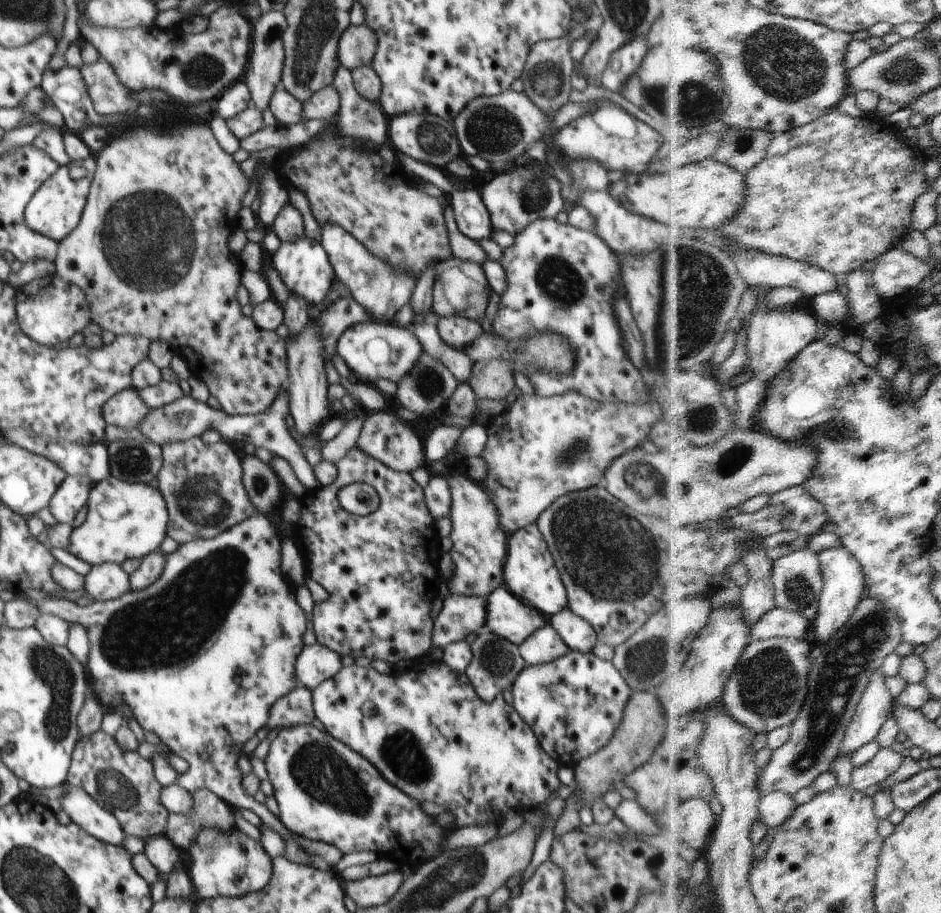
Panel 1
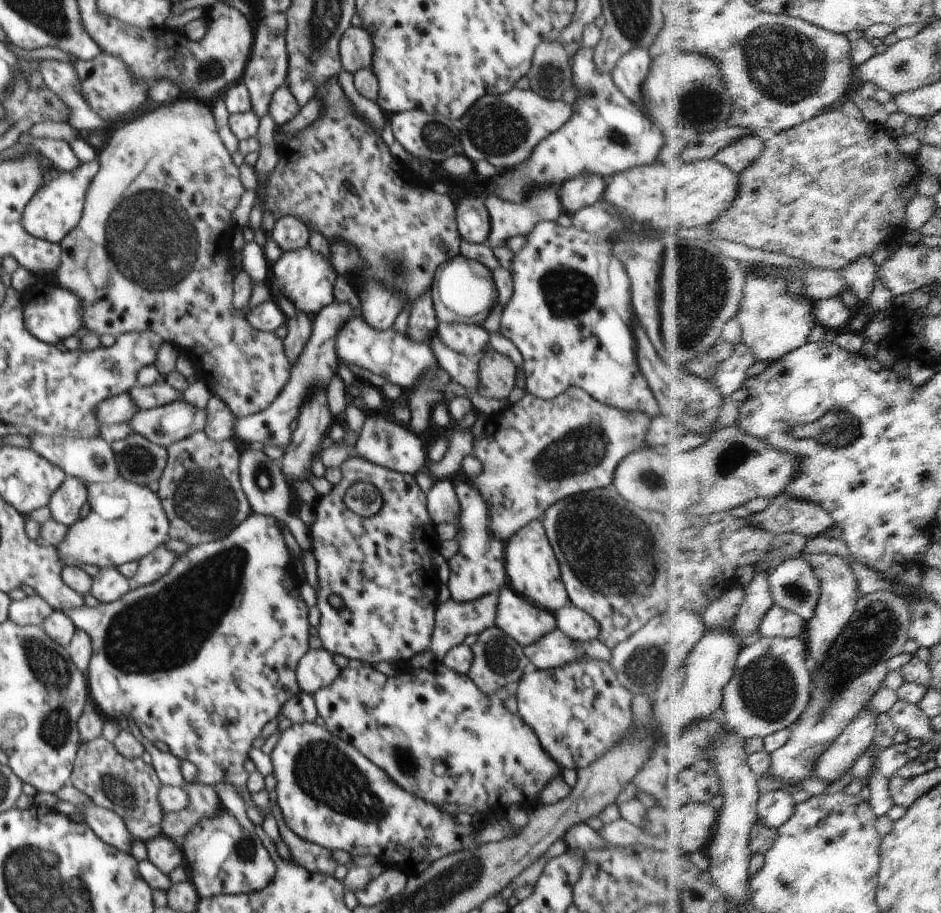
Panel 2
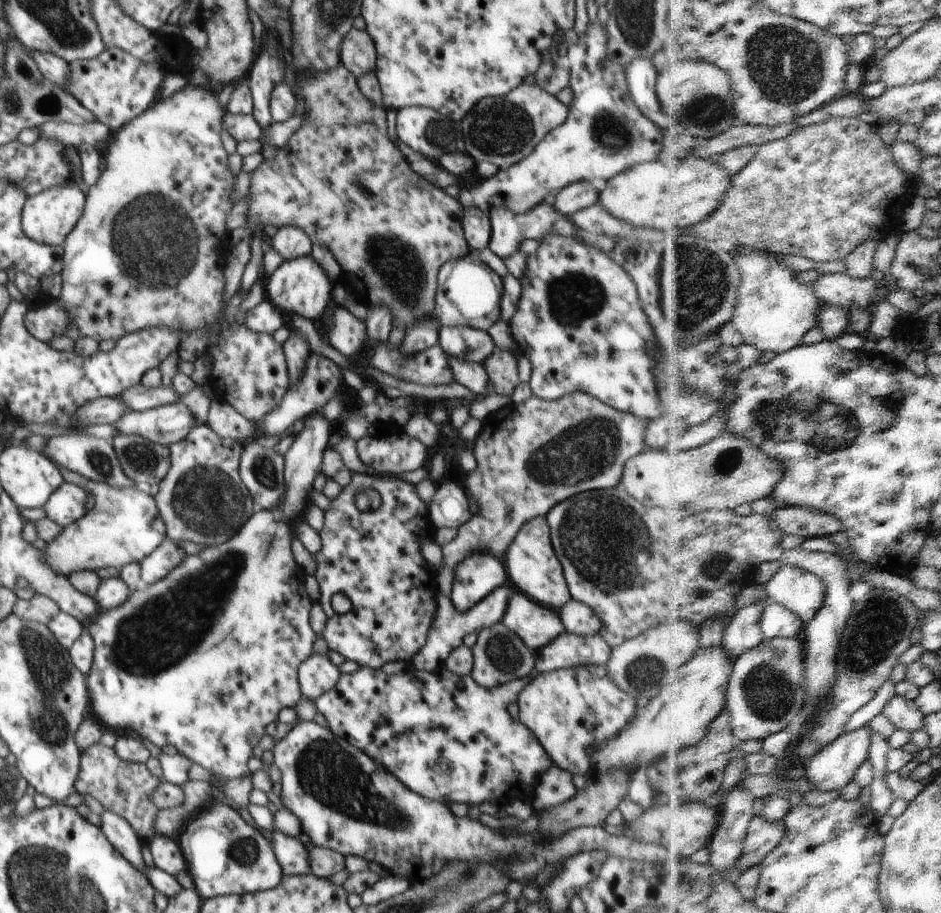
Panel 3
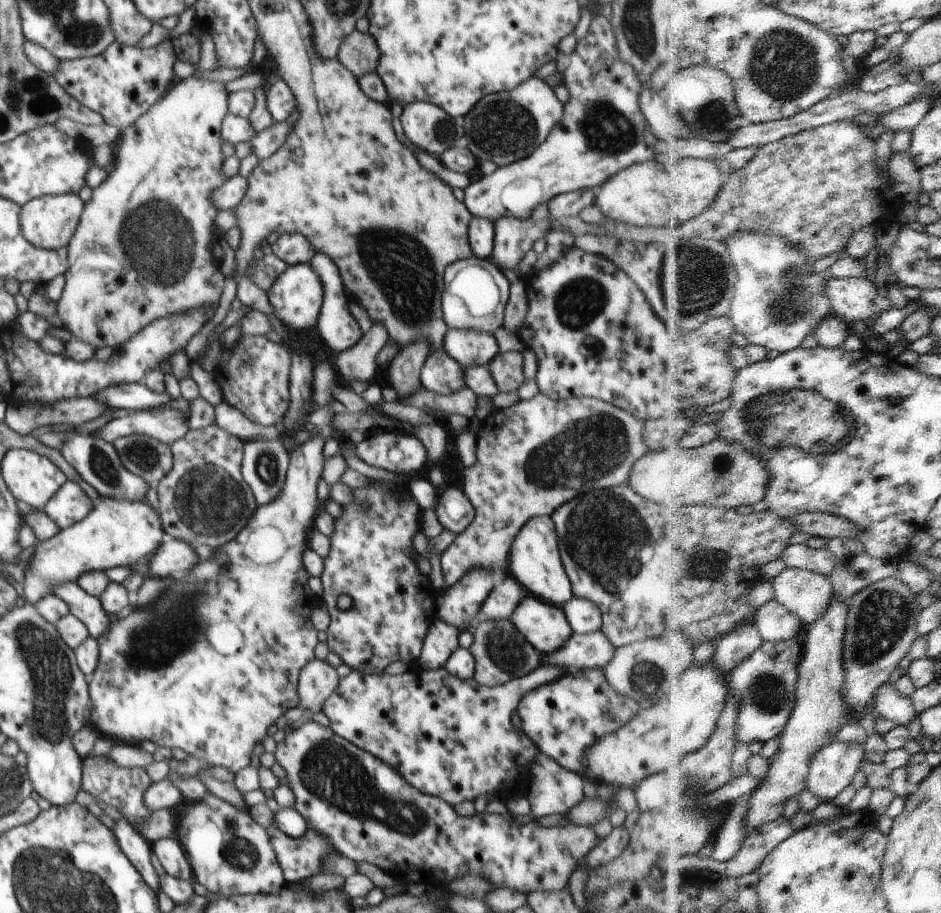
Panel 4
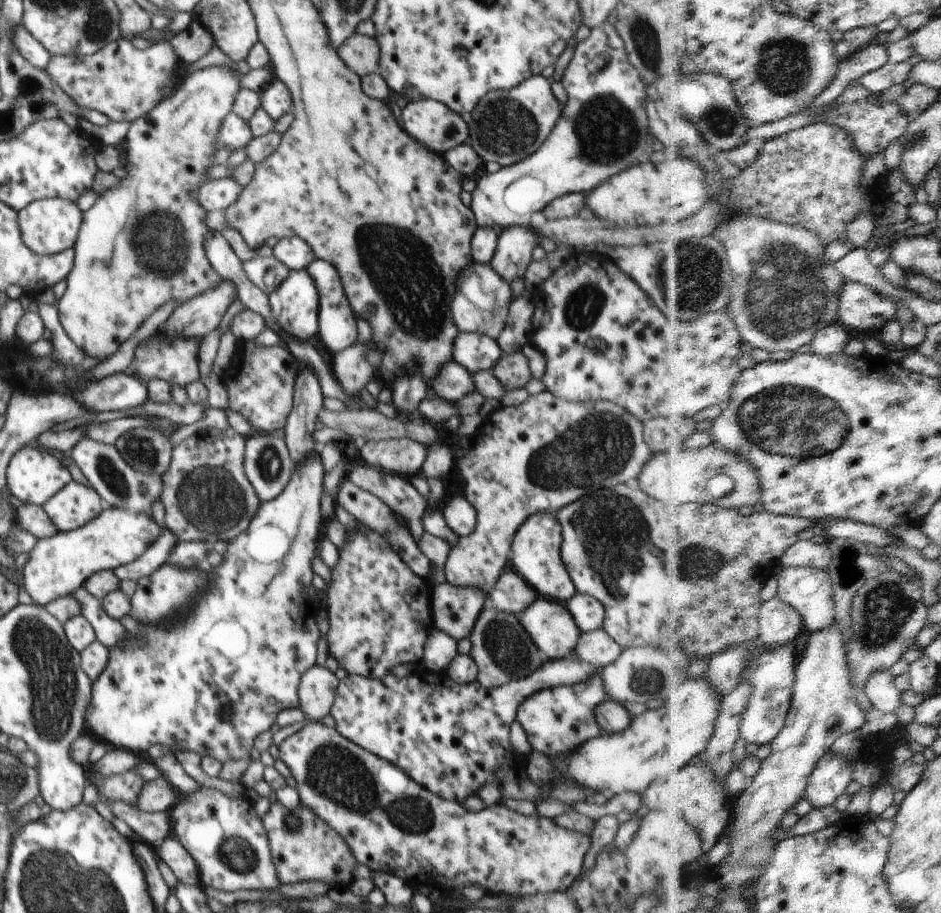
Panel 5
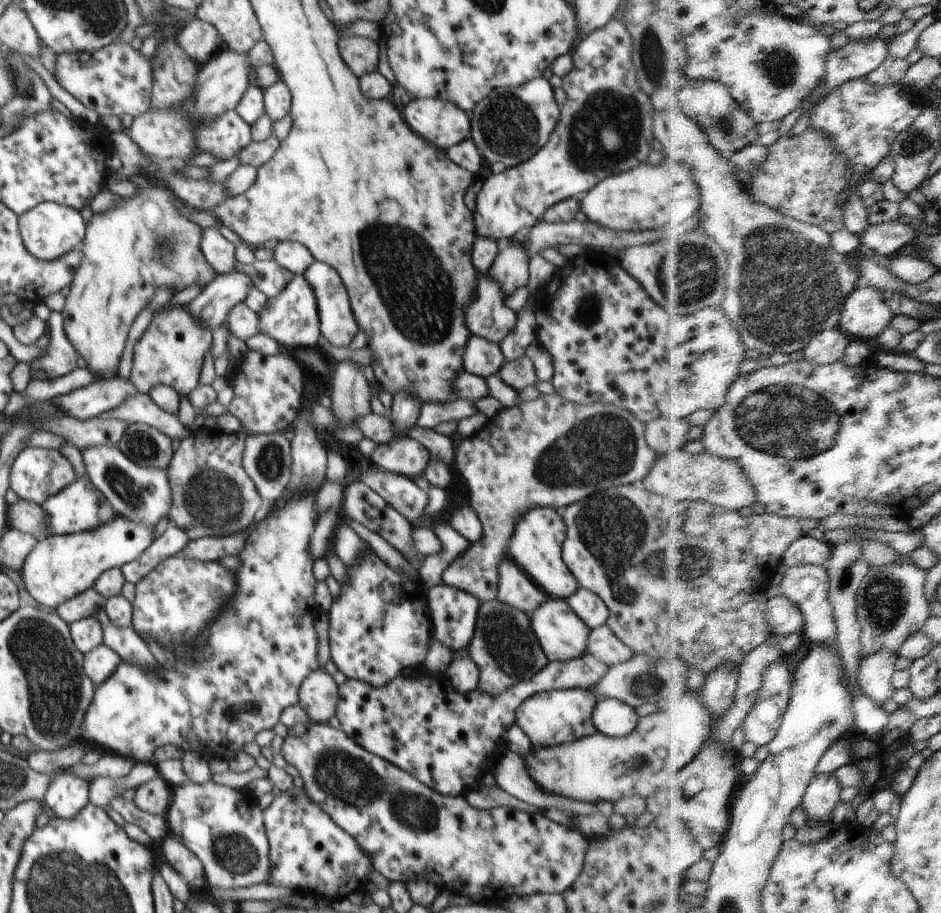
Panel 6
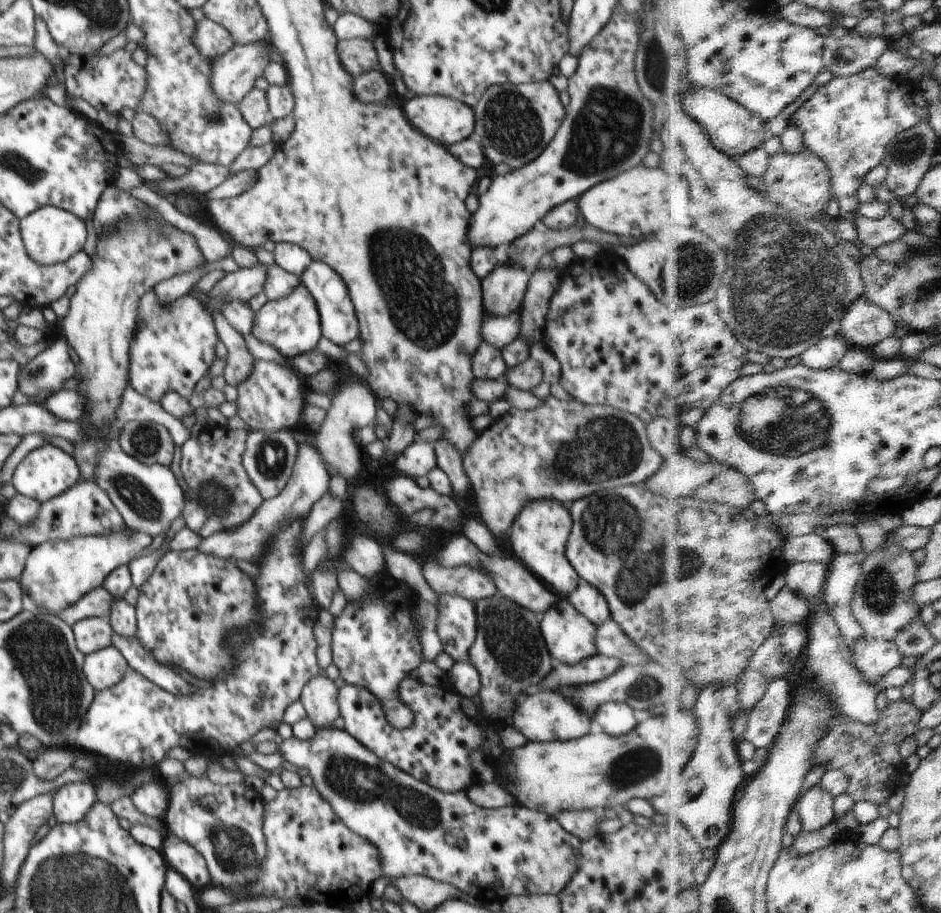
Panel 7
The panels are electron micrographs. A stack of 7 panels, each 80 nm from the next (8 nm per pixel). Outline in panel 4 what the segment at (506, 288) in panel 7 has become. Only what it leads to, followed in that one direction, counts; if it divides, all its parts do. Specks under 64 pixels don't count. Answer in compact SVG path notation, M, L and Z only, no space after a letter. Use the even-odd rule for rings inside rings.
M502 216L493 223L494 249L490 261L499 270L518 268L522 256L534 246L534 242L546 239L551 227L551 217L534 220L519 220L512 216Z

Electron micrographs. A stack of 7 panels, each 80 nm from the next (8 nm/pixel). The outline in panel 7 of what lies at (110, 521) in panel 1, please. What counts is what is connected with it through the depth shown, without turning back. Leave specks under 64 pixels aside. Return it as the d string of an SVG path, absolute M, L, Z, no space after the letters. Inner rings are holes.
M127 528L122 533L109 535L90 535L89 537L76 537L67 540L44 541L34 546L27 554L25 565L19 578L19 584L27 591L28 596L34 600L40 610L46 610L58 615L62 609L78 602L85 594L95 588L102 587L106 577L120 565L128 565L136 554L143 548L150 546L150 535L132 531Z

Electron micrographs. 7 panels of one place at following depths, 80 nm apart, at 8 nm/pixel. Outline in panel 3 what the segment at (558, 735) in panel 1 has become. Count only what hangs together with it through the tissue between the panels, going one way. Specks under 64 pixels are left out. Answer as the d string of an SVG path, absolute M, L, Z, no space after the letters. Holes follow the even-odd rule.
M596 664L560 668L551 672L534 671L532 680L522 686L516 703L520 709L520 722L538 738L552 763L572 775L592 772L592 754L602 746L602 742L616 737L628 722L632 722L638 708L637 695L623 692L608 676L606 666Z

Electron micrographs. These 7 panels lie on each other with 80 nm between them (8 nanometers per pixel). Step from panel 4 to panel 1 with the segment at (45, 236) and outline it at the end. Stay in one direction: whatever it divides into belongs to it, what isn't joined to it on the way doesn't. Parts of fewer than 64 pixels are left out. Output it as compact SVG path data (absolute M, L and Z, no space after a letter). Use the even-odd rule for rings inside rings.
M95 155L84 160L70 161L66 166L61 166L48 180L44 181L42 186L38 187L26 204L23 214L26 226L56 242L66 238L78 226L95 170Z

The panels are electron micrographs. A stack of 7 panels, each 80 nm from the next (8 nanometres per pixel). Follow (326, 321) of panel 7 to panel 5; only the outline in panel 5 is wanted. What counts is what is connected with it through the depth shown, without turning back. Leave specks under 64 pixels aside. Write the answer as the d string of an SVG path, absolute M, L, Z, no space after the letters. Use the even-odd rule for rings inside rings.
M315 258L306 269L312 277L319 294L318 334L320 334L322 342L324 342L332 352L340 353L344 348L347 349L356 343L356 314L354 314L349 300L347 299L340 275L336 268L332 266L332 263Z

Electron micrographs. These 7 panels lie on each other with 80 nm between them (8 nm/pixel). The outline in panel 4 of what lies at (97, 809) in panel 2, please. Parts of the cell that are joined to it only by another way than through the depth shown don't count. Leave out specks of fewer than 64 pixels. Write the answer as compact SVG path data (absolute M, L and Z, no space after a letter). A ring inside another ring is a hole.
M120 818L120 820L114 820L115 825L112 829L112 834L116 836L116 842L120 846L120 850L126 854L126 858L130 860L130 864L140 872L142 879L154 892L161 892L160 890L160 878L152 862L150 856L152 856L151 844L148 844L146 840L130 825L130 822Z

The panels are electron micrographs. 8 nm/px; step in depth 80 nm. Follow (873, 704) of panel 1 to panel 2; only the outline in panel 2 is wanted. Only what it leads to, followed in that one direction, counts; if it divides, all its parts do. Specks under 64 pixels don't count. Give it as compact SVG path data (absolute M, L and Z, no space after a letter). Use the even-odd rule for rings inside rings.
M864 709L836 744L817 762L814 777L834 784L846 774L852 774L858 759L874 746L878 732L878 726L875 726L878 715Z

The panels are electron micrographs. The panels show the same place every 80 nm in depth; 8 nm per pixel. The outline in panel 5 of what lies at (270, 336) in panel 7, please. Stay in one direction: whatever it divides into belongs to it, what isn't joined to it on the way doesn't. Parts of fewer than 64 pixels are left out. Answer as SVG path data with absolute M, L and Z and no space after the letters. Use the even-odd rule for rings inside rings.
M307 269L290 270L288 278L269 294L269 303L271 319L290 337L298 341L310 342L312 336L316 336L319 329L319 294Z

